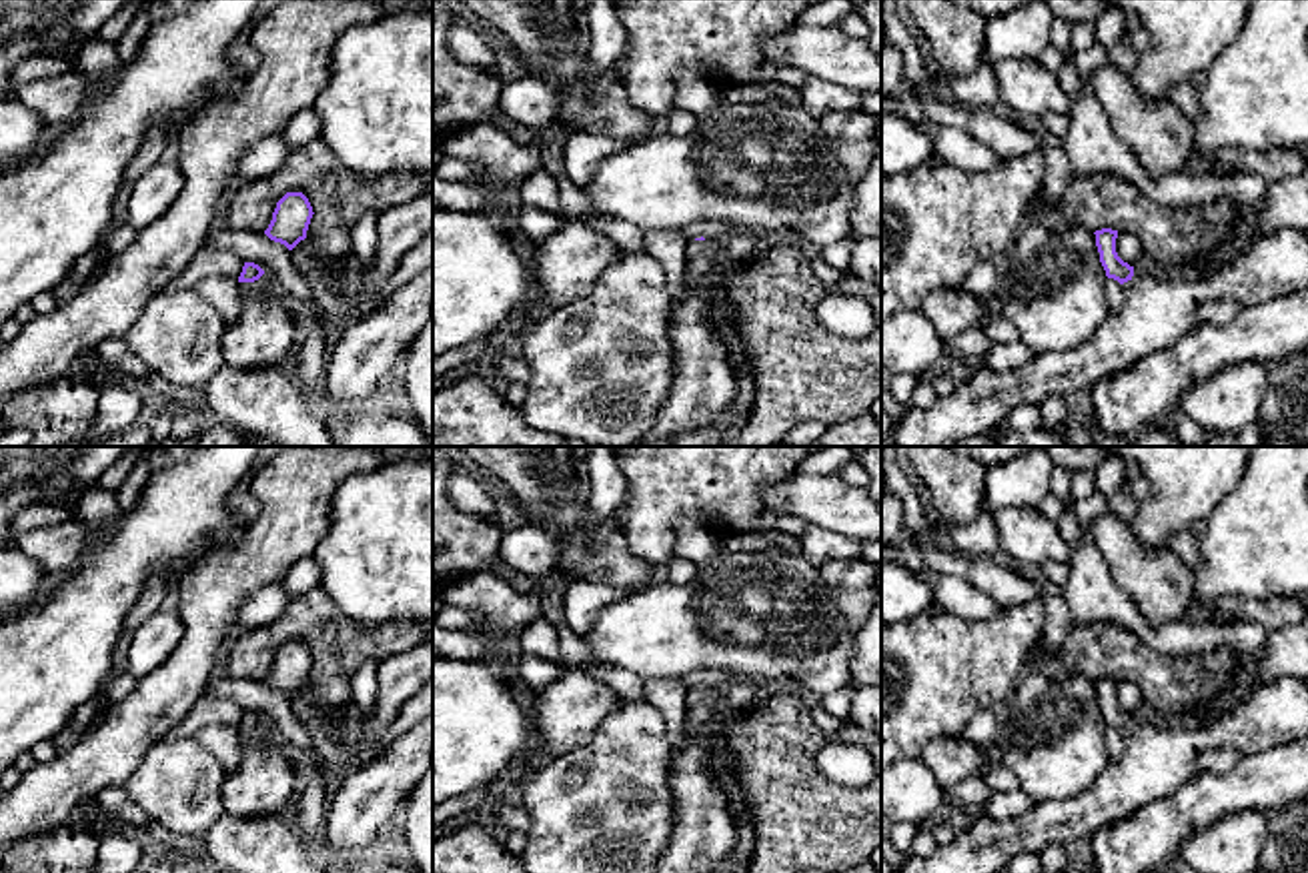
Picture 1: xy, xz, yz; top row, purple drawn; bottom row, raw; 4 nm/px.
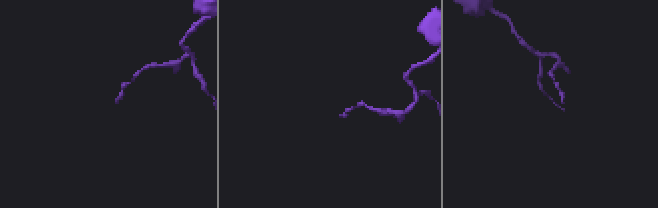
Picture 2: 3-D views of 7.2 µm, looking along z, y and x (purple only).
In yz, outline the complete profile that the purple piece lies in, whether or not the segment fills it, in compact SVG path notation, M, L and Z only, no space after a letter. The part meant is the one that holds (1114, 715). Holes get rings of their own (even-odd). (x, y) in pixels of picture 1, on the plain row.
M1102 677L1094 683L1106 725L1118 729L1126 741L1126 751L1118 761L1112 761L1084 793L1072 799L1038 801L1018 819L973 819L967 829L955 831L947 847L939 847L929 857L909 855L893 873L1000 873L1020 853L1040 853L1048 845L1066 847L1172 795L1194 777L1196 761L1208 751L1238 749L1248 757L1308 735L1308 681L1300 677L1280 677L1256 687L1248 699L1236 701L1214 721L1198 719L1166 727L1154 727L1124 711L1116 701L1118 679Z

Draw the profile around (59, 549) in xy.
M74 517L18 535L14 549L32 557L52 581L60 581L82 565L92 545L86 525Z

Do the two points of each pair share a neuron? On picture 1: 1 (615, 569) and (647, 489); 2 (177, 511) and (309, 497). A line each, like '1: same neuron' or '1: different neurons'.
1: different neurons
2: different neurons

